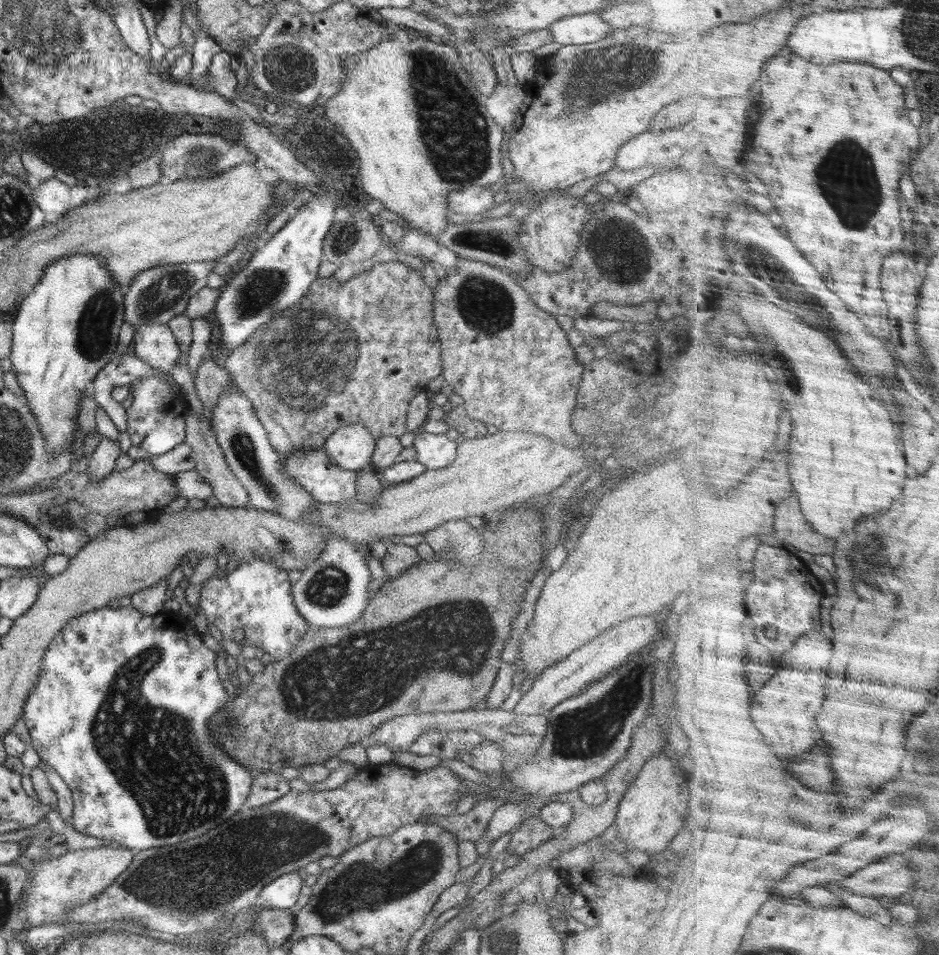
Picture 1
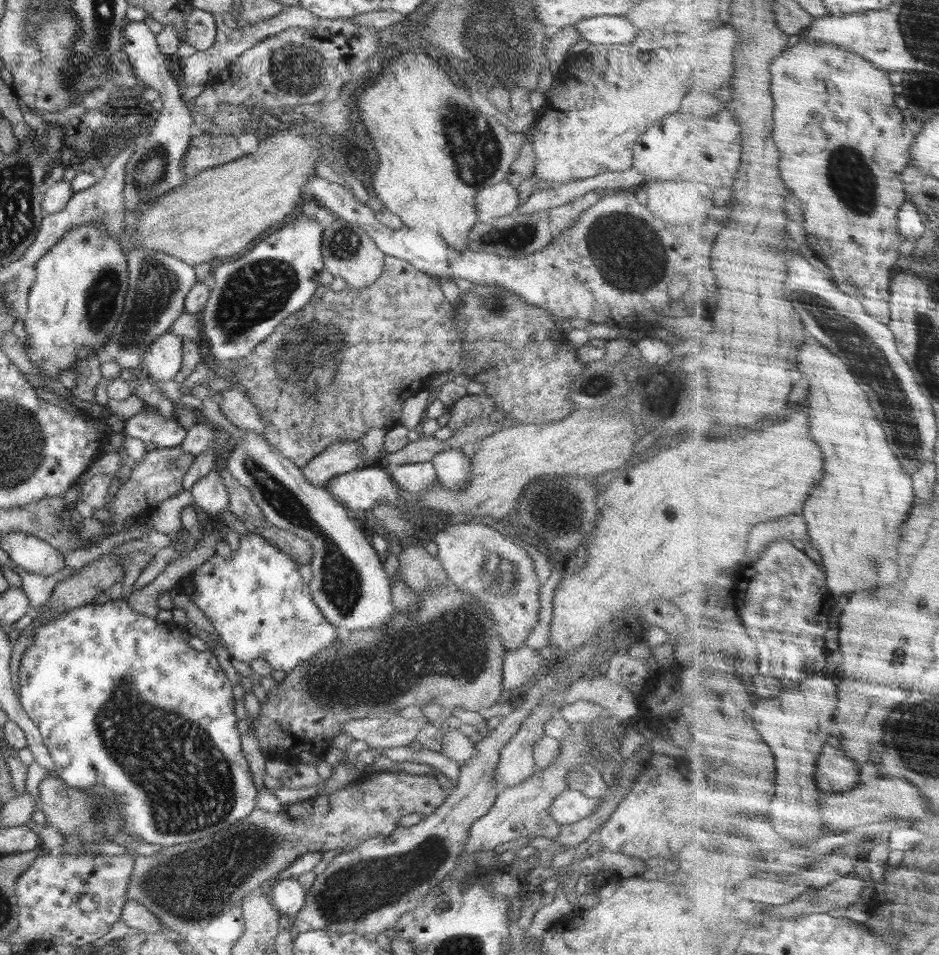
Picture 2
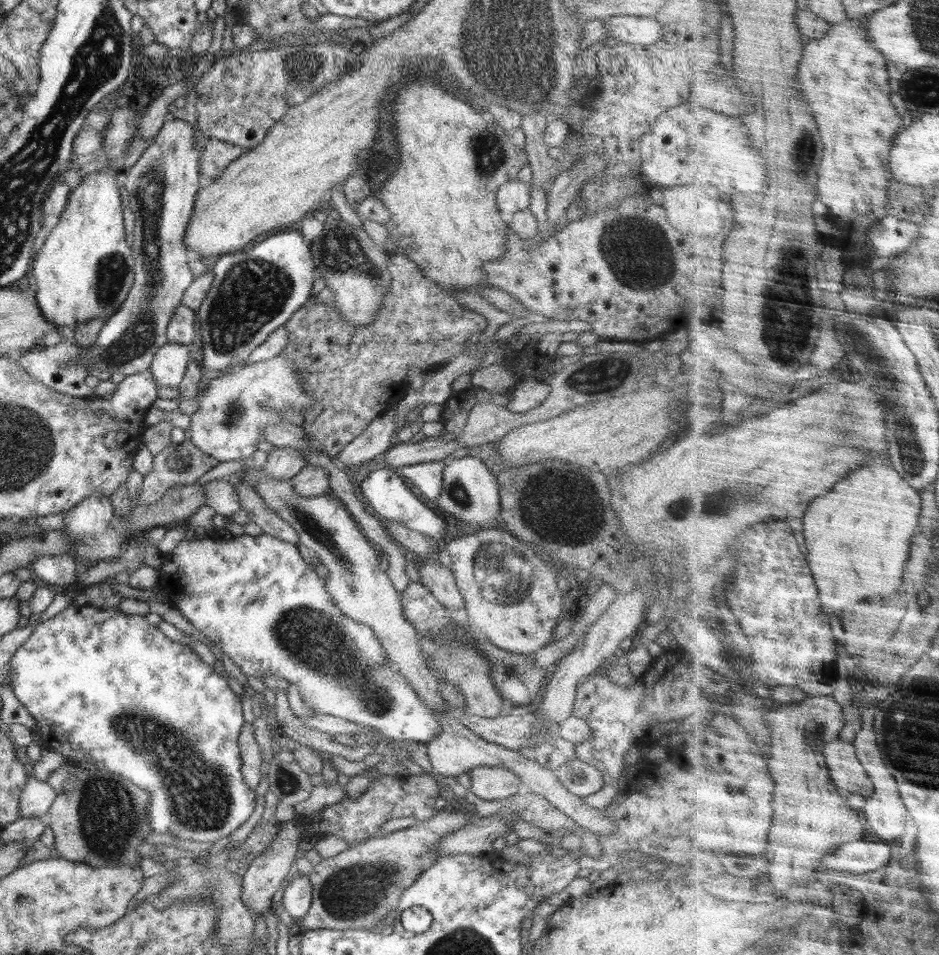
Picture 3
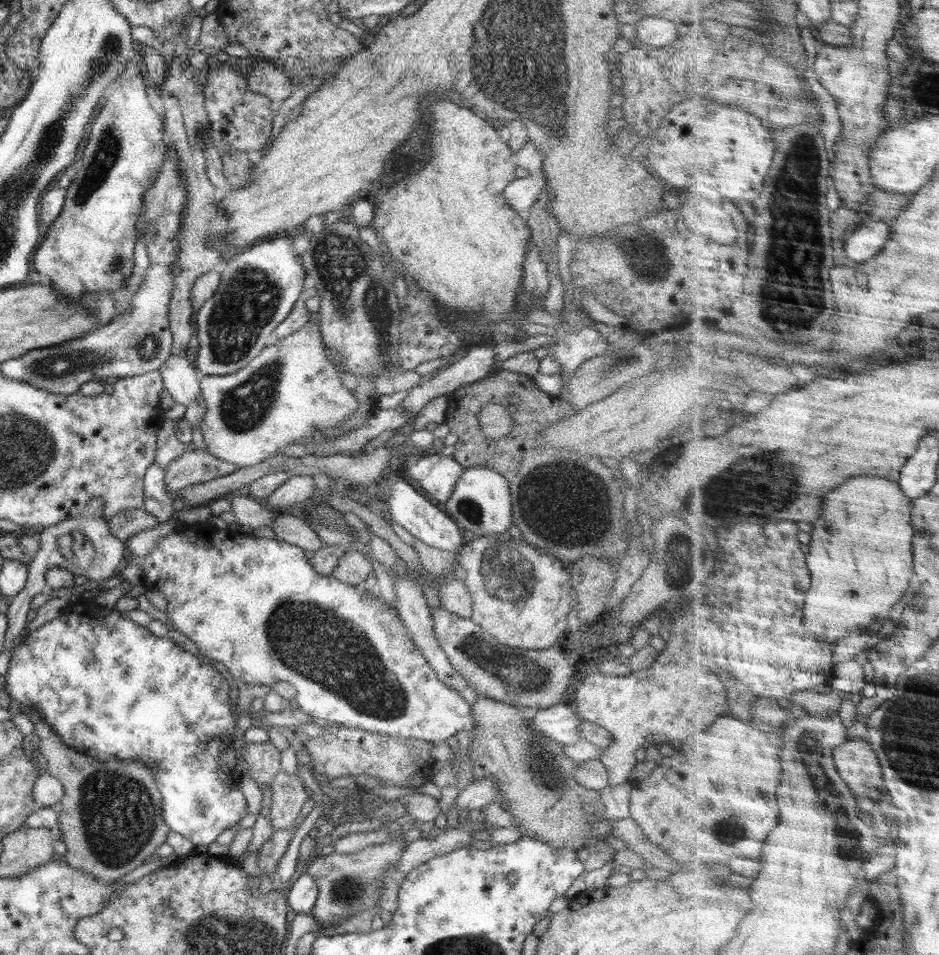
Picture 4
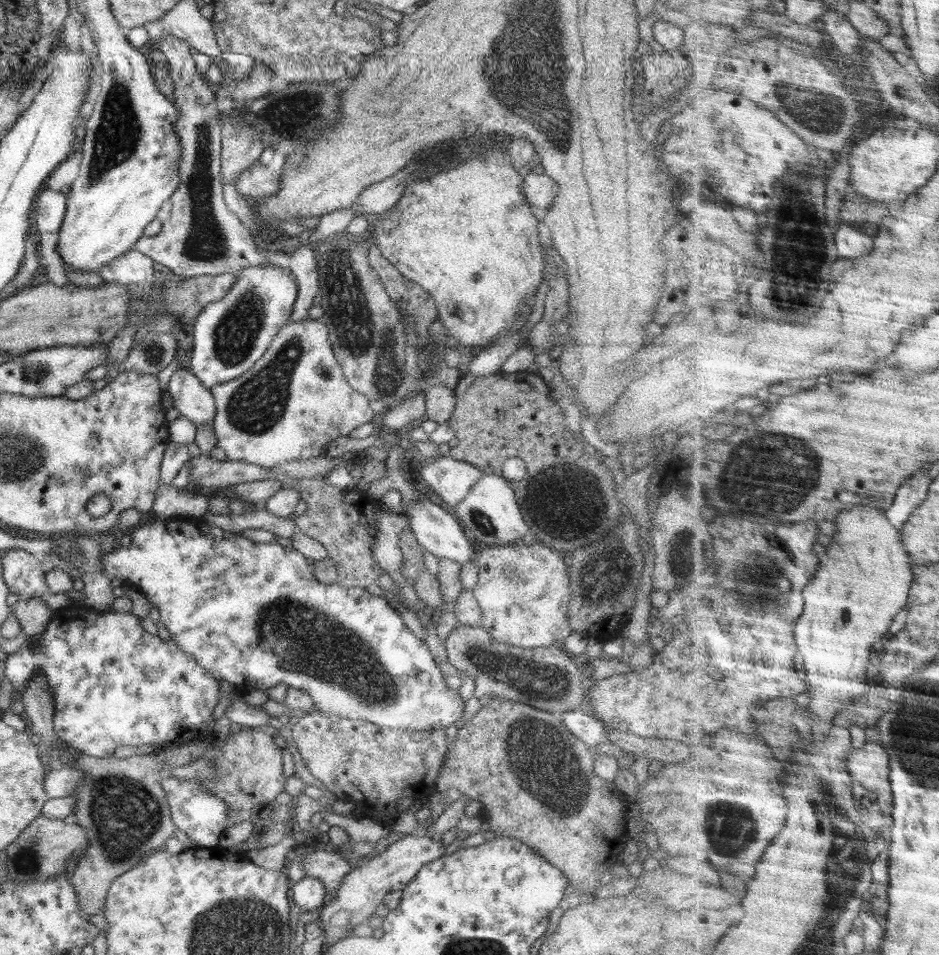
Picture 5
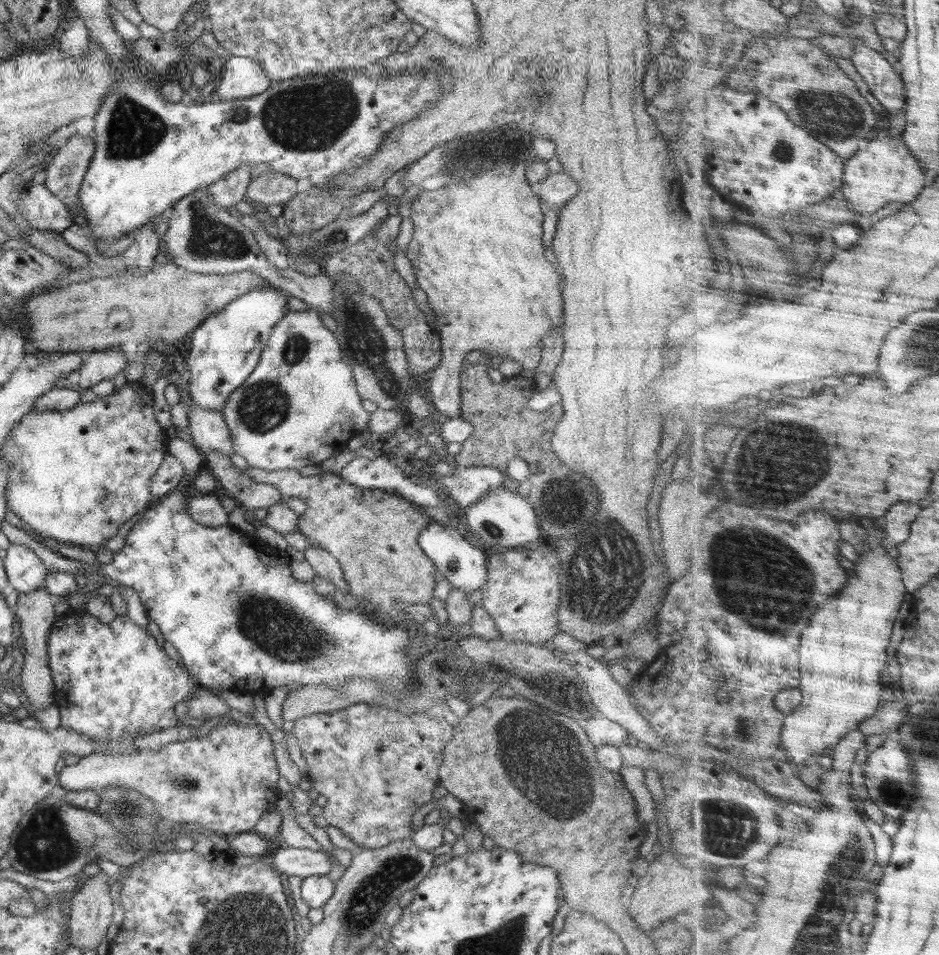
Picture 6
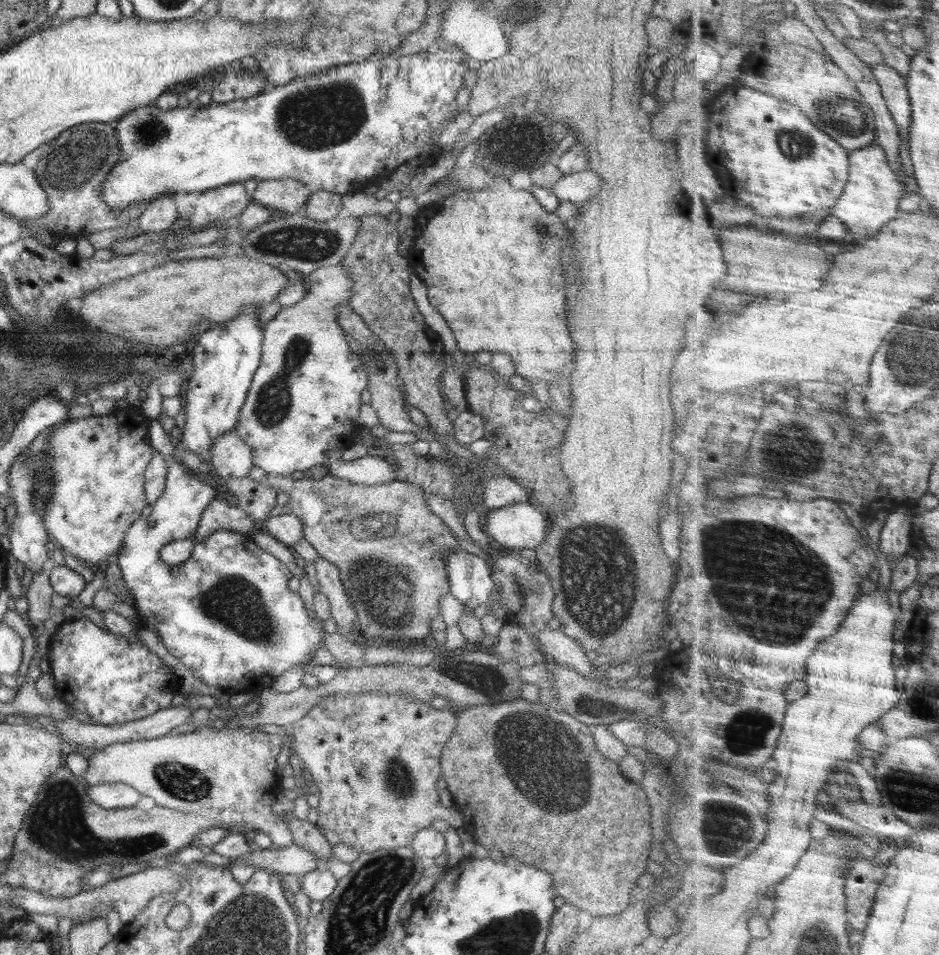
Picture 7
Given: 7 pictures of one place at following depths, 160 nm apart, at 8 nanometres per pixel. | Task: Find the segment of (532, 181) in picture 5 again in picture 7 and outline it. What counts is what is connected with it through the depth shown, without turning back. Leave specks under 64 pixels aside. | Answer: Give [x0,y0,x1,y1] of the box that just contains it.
[551,169,602,205]

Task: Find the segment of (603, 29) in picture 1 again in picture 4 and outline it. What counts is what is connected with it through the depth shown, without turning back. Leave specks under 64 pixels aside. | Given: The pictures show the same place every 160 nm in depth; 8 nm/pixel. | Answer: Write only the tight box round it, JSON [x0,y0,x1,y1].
[636,16,677,47]

